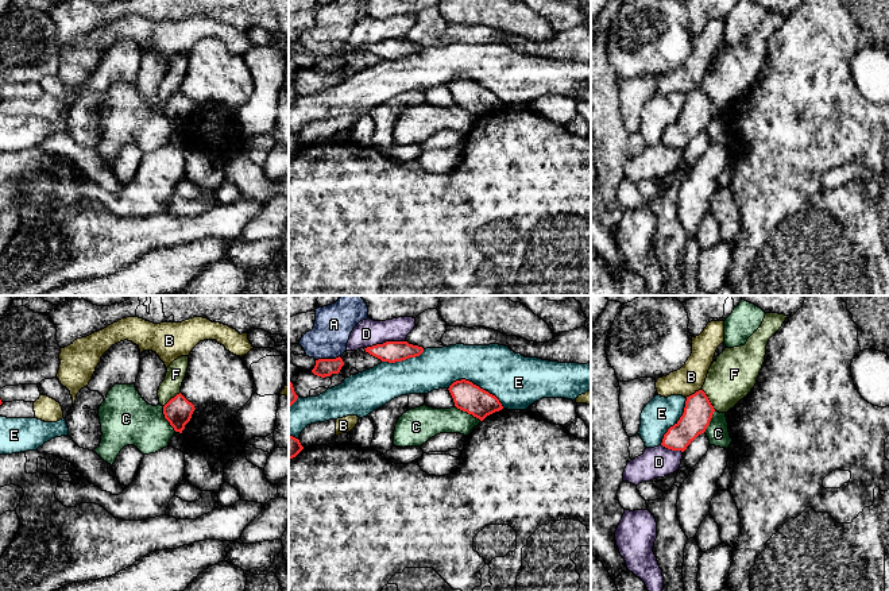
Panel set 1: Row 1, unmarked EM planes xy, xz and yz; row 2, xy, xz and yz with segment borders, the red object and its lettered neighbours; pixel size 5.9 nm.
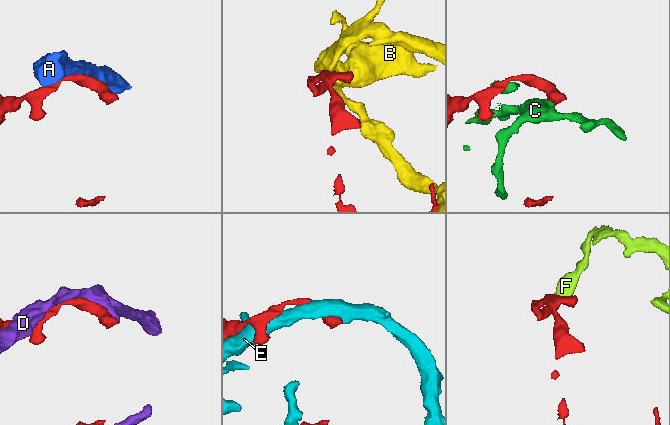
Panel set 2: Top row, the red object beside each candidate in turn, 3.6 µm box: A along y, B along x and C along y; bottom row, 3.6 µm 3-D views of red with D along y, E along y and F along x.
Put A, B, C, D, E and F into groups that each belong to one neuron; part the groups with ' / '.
A / B / C / D / E / F

